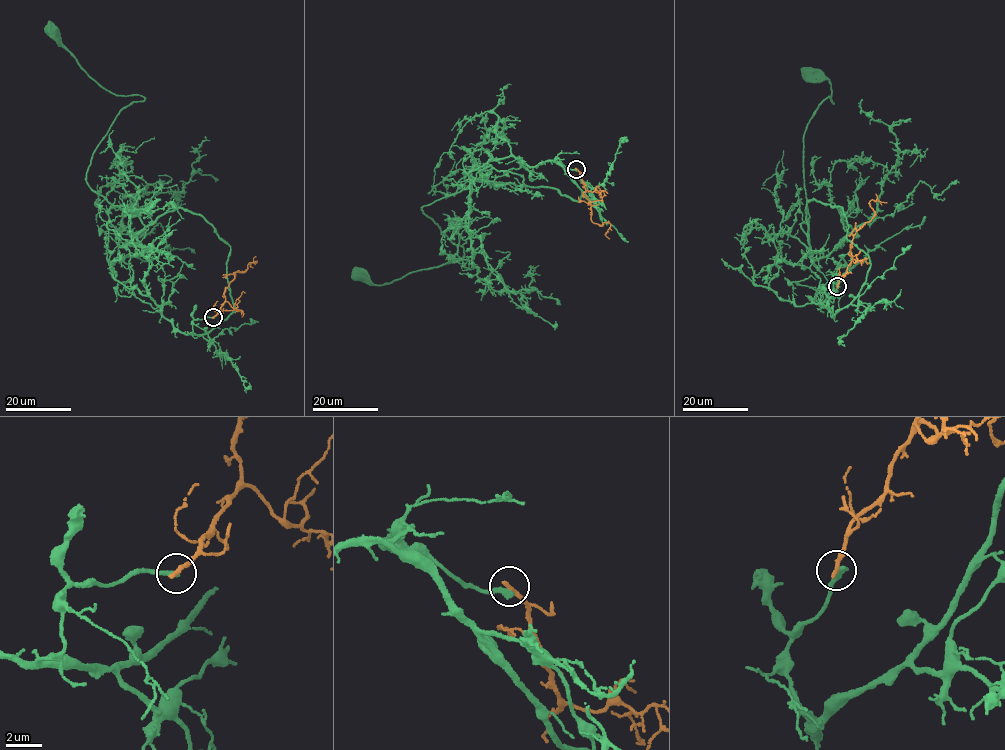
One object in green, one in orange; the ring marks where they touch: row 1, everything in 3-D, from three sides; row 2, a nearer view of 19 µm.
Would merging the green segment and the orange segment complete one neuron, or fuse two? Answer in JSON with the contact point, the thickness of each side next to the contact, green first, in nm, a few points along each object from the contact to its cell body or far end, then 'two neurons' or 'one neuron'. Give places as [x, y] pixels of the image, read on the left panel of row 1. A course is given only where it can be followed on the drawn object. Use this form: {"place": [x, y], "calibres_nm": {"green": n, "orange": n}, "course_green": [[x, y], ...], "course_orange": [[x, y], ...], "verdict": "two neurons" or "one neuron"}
{"place": [213, 317], "calibres_nm": {"green": 320, "orange": 280}, "course_green": [[213, 318], [181, 333], [121, 283], [144, 225], [86, 170], [144, 98], [102, 88], [51, 31]], "course_orange": [[213, 317], [224, 301], [225, 288], [234, 272], [245, 270], [250, 262], [256, 261], [249, 265], [253, 268]], "verdict": "two neurons"}

